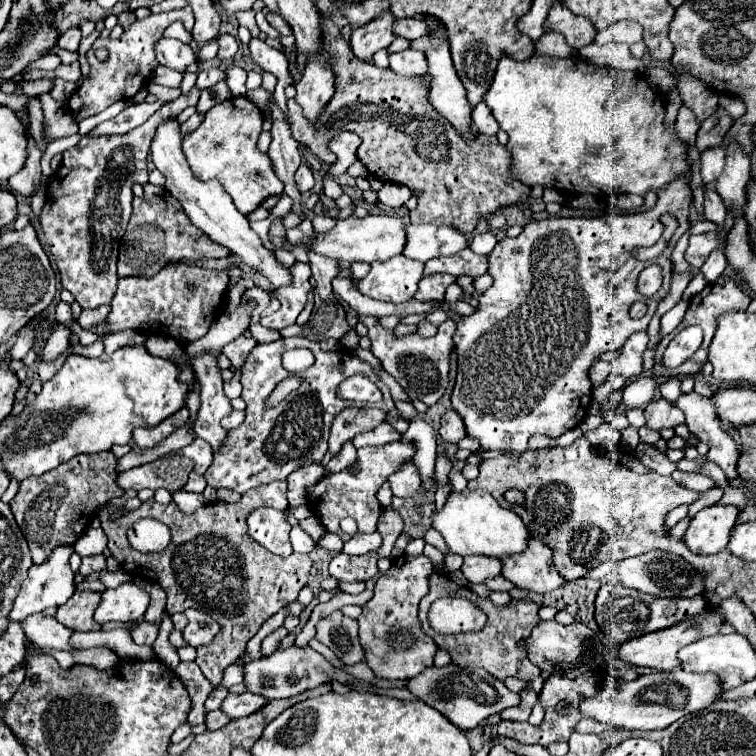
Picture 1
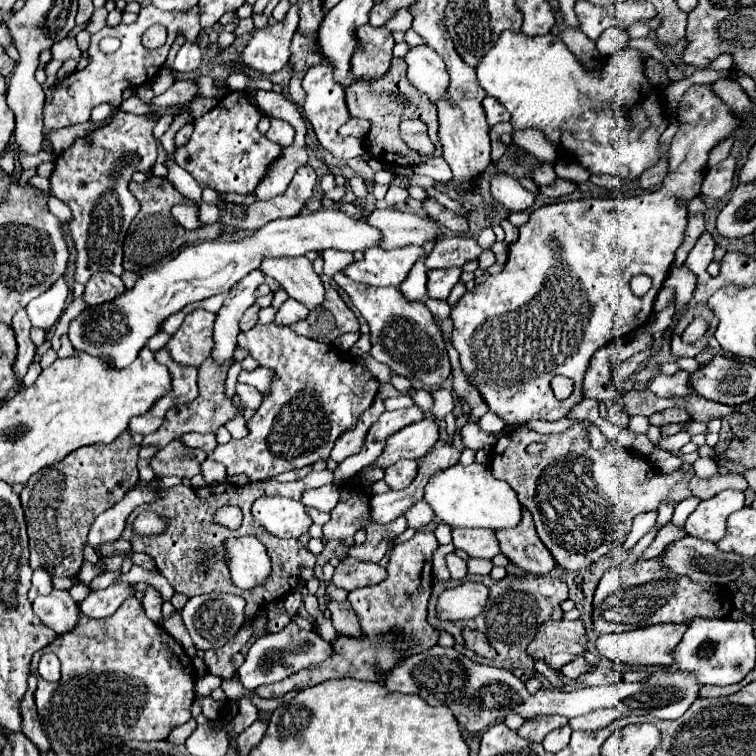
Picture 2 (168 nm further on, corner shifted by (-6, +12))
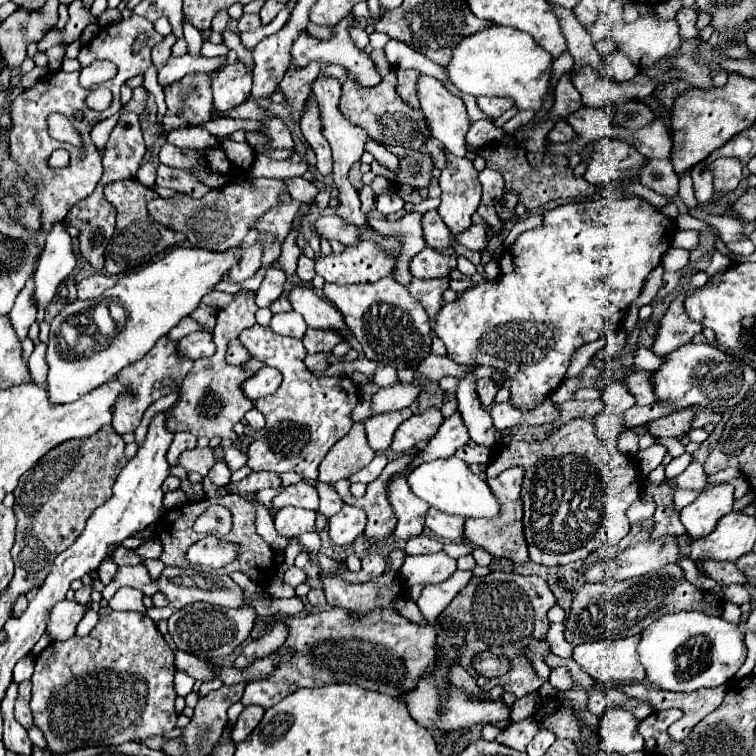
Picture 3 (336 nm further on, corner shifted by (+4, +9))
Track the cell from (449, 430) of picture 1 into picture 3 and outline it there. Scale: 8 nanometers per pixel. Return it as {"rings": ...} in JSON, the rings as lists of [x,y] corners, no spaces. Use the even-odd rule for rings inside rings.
{"rings":[[[478,379],[478,397],[480,397],[484,407],[488,407],[494,401],[498,389],[500,389],[500,385],[490,381],[490,379]]]}

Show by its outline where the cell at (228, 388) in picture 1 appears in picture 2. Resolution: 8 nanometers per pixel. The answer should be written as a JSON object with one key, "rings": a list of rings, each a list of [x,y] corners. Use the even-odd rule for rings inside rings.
{"rings":[[[236,384],[236,394],[242,398],[242,404],[246,408],[252,408],[252,410],[258,410],[260,406],[260,392],[254,388],[254,386],[248,386],[248,384]]]}

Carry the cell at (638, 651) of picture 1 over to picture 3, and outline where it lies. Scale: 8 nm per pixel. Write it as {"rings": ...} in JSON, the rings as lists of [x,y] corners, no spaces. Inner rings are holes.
{"rings":[[[638,637],[584,643],[574,647],[572,659],[584,673],[606,685],[620,681],[640,683],[644,679],[644,669],[638,663],[636,645]]]}

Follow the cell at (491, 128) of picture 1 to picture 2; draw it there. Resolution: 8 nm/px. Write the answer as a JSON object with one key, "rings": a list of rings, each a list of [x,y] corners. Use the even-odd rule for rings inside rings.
{"rings":[[[486,96],[486,98],[482,100],[482,106],[484,106],[484,110],[486,110],[486,120],[488,120],[490,126],[492,126],[492,124],[498,124],[498,122],[510,120],[510,114],[504,112],[504,106],[502,106],[500,102],[496,102],[496,98]]]}

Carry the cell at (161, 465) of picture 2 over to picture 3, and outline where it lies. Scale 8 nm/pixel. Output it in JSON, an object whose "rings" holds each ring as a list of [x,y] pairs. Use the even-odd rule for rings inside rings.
{"rings":[[[204,447],[204,449],[192,449],[192,451],[184,451],[182,457],[180,457],[180,465],[186,469],[186,471],[196,471],[200,473],[202,477],[208,475],[208,471],[216,465],[218,459],[214,459],[214,451],[210,447]]]}

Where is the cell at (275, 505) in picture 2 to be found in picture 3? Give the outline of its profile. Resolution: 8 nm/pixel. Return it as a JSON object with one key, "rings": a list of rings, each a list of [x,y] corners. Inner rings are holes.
{"rings":[[[284,507],[278,511],[274,519],[274,527],[282,537],[298,537],[306,531],[314,531],[314,511],[300,509],[300,507]]]}

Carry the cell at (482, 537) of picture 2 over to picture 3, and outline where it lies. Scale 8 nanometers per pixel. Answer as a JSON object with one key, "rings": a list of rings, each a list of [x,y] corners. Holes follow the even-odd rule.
{"rings":[[[430,507],[426,513],[426,527],[432,529],[442,539],[456,541],[462,537],[464,519],[460,515],[446,515],[446,513]]]}

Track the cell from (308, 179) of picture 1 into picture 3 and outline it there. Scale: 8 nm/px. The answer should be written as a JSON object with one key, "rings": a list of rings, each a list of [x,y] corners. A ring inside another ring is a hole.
{"rings":[[[244,177],[240,181],[226,183],[224,187],[214,189],[200,199],[194,199],[190,195],[174,195],[170,199],[156,197],[148,203],[148,213],[164,227],[184,233],[192,247],[202,247],[208,251],[228,251],[242,241],[246,231],[256,225],[262,213],[266,213],[280,201],[280,193],[284,191],[286,185],[282,179]]]}

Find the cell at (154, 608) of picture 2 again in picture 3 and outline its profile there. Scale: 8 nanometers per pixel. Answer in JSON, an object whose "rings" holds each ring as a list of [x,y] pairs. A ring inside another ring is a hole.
{"rings":[[[120,587],[108,605],[116,611],[140,611],[140,613],[144,613],[146,607],[142,603],[142,597],[144,597],[144,593],[134,589],[134,587]]]}

